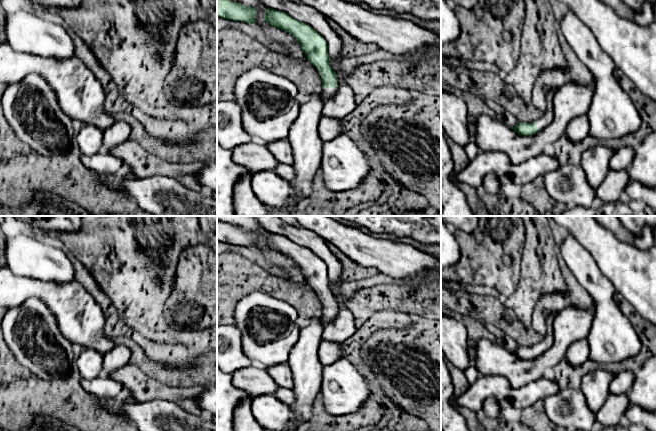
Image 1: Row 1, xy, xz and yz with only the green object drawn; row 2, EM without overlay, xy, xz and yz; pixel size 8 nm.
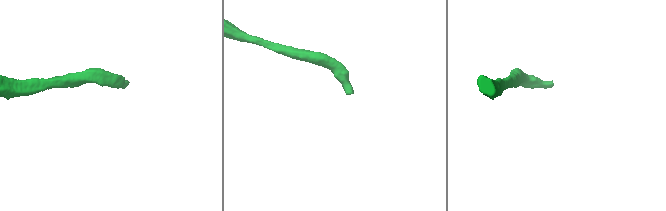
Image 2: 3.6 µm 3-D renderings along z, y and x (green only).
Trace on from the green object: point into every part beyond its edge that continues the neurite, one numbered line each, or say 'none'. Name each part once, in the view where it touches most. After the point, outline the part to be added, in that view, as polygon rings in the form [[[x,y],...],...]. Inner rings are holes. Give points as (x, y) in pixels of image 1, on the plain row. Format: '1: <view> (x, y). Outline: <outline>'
1: xz (327, 317). Outline: [[[337,311],[332,312],[322,312],[321,323],[323,326],[326,326],[328,323],[333,321],[337,316]]]

